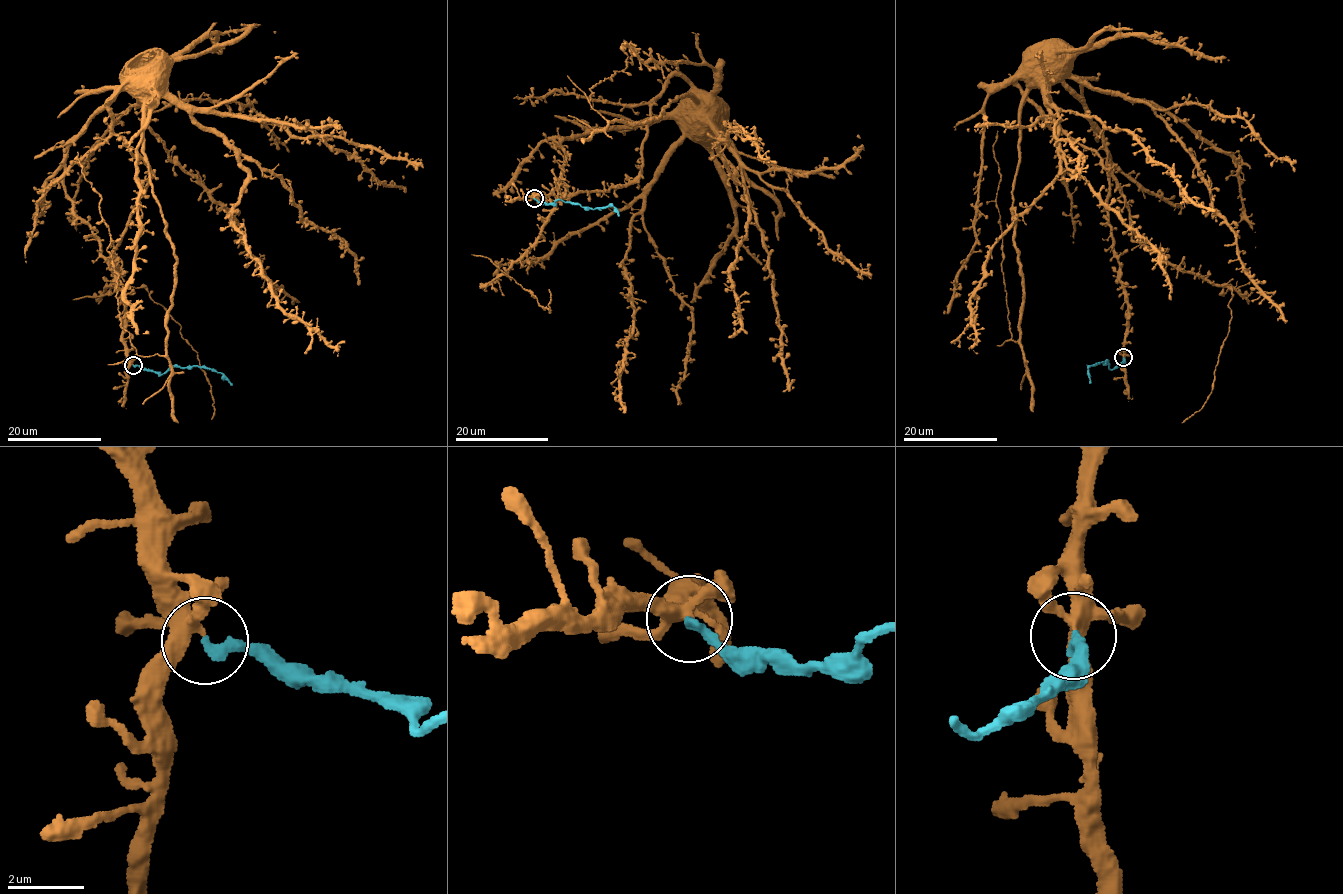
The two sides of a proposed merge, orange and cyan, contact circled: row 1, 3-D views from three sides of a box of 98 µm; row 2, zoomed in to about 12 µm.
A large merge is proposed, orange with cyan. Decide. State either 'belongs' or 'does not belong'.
does not belong

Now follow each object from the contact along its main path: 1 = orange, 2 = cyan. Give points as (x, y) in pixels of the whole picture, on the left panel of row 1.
1: (132, 364), (66, 193), (65, 151), (125, 83), (114, 132), (150, 176), (110, 289), (181, 326), (212, 419)
2: (132, 364), (159, 375), (173, 367), (206, 366), (232, 385)

